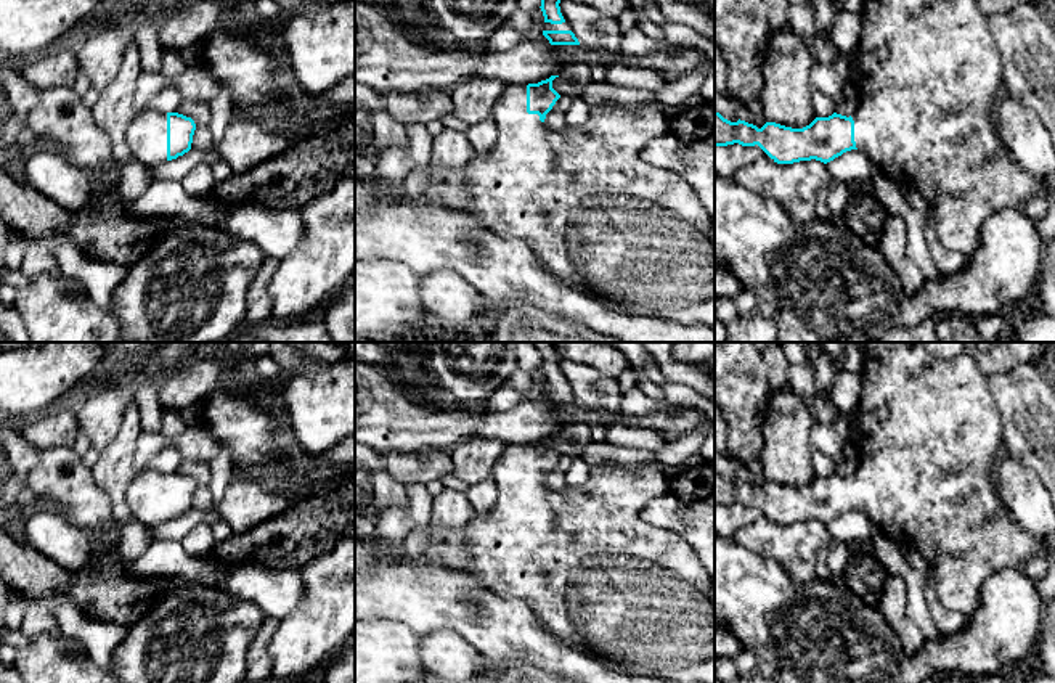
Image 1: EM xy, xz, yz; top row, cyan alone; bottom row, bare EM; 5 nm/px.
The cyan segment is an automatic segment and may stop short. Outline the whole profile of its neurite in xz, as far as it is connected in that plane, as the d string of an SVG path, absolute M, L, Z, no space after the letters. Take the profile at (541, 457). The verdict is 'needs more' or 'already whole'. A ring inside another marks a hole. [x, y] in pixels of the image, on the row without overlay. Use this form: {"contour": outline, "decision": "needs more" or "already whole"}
{"contour": "M556 437L528 445L506 444L491 471L496 484L493 508L456 529L416 527L405 538L405 558L469 574L501 598L525 601L552 635L626 673L715 683L715 585L679 535L654 527L641 516L652 500L670 492L668 477L655 463L605 461L593 464L581 485L554 490L544 479L560 458L552 448Z", "decision": "needs more"}

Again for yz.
{"contour": "M866 342L862 347L862 394L859 407L849 416L853 421L853 432L848 440L857 448L857 469L853 476L846 477L833 472L829 477L816 477L809 485L803 489L792 489L776 482L766 482L761 489L745 481L731 482L715 471L715 506L727 506L739 503L742 506L755 506L761 514L769 517L777 524L793 524L800 521L821 521L824 524L833 521L846 511L857 509L862 511L874 527L882 532L886 538L893 540L898 546L917 550L931 567L935 577L936 596L939 603L949 609L967 616L971 616L980 606L981 585L999 571L1020 569L1031 580L1039 582L1049 571L1049 550L1050 542L1039 540L1023 530L1007 511L1004 501L999 498L991 471L996 461L1005 450L1004 444L1004 423L1000 418L1000 410L991 394L989 378L980 370L976 362L963 352L955 360L943 360L927 352L922 342Z", "decision": "needs more"}

